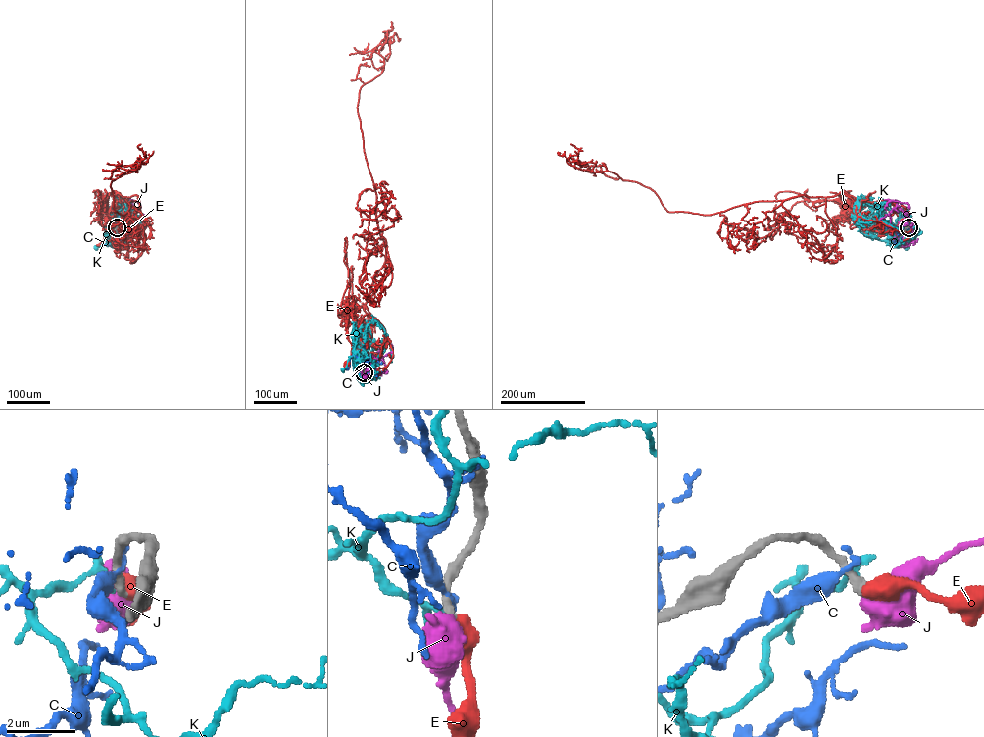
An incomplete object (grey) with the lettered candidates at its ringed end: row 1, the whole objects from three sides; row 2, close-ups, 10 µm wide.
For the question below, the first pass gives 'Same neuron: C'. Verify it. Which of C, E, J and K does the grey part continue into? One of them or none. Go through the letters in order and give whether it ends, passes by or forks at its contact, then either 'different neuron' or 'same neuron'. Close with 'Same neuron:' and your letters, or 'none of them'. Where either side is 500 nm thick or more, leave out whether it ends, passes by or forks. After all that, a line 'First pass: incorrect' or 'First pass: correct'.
C: it ends; different neuron
E: same neuron
J: different neuron
K: it ends; different neuron
Same neuron: E
First pass: incorrect

